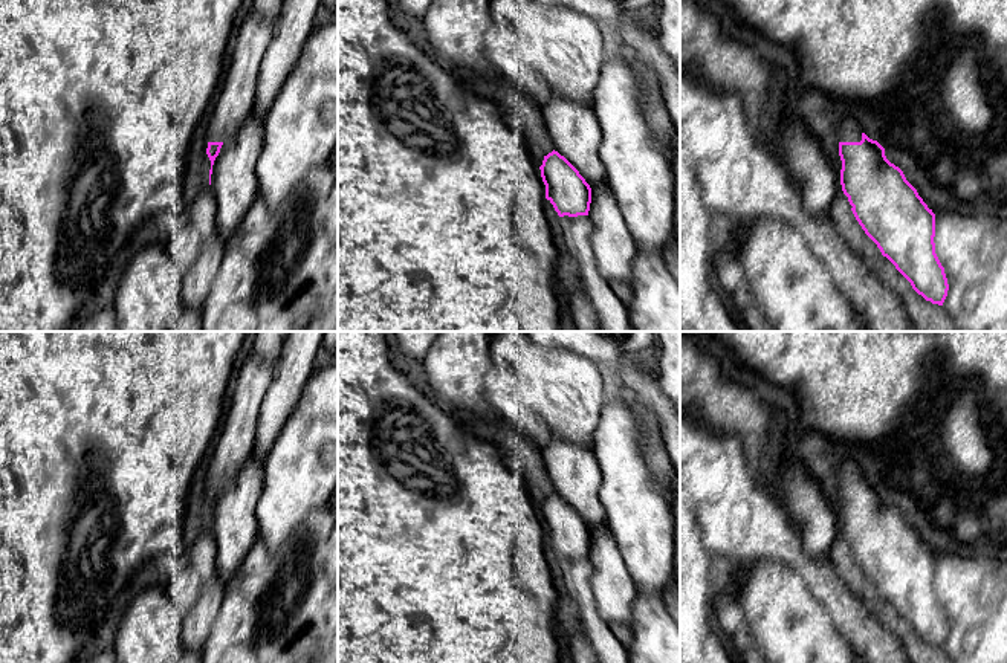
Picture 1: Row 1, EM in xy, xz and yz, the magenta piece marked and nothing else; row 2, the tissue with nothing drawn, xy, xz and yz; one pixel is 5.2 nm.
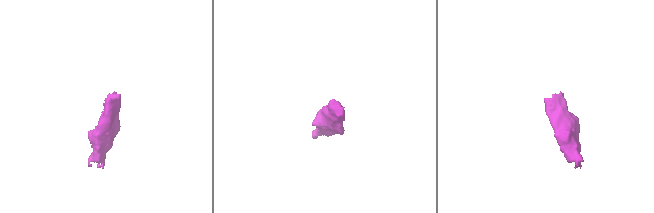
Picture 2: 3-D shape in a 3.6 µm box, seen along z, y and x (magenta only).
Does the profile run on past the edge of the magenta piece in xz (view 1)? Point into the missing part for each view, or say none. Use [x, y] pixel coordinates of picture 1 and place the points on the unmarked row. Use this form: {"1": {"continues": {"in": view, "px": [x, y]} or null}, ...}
{"1": {"continues": null}}

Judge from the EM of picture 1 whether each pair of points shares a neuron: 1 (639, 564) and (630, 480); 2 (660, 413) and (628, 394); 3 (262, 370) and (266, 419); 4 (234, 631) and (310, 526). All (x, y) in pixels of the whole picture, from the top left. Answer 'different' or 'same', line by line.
1: same
2: different
3: different
4: same

